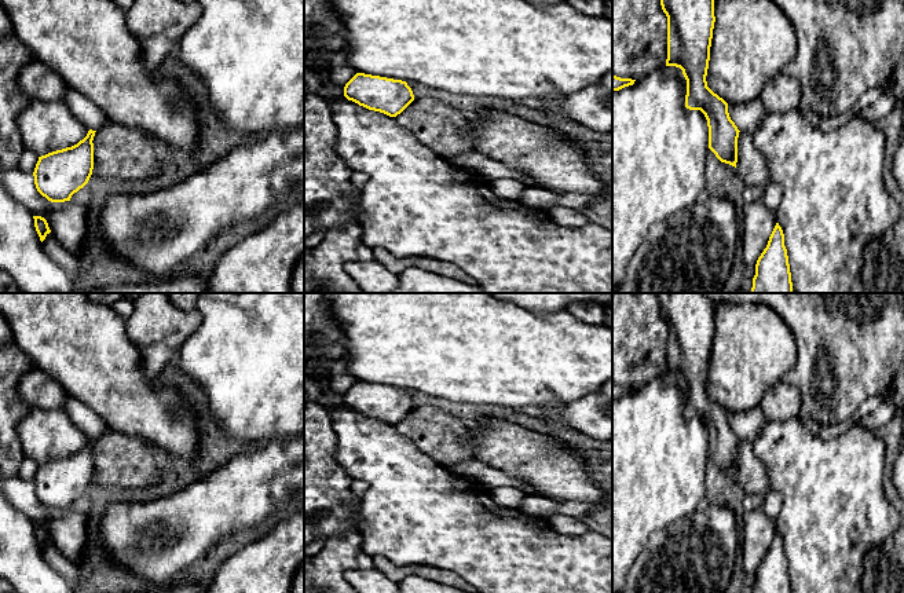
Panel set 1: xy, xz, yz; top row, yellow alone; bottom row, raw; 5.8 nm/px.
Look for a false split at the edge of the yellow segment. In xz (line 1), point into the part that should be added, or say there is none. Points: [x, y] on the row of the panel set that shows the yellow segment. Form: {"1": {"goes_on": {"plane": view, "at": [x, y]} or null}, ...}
{"1": {"goes_on": null}}

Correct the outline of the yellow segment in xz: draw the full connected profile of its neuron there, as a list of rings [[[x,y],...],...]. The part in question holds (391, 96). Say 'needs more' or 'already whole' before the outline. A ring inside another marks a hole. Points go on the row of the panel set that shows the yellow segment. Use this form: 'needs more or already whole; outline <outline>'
already whole; outline [[[356,73],[345,84],[344,96],[389,117],[396,117],[414,100],[413,91],[406,81],[365,73]]]

